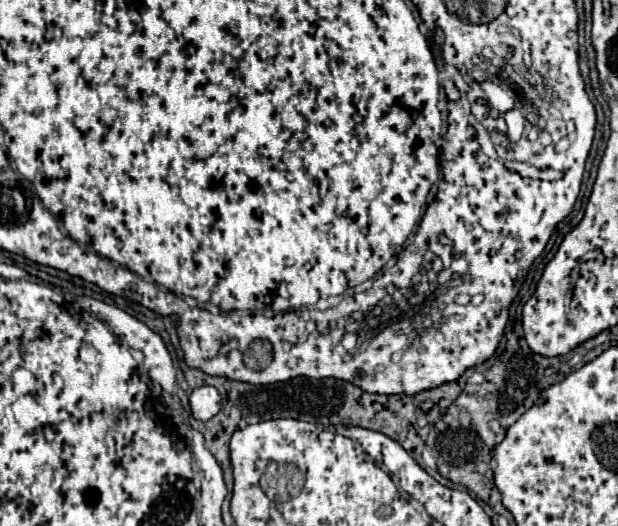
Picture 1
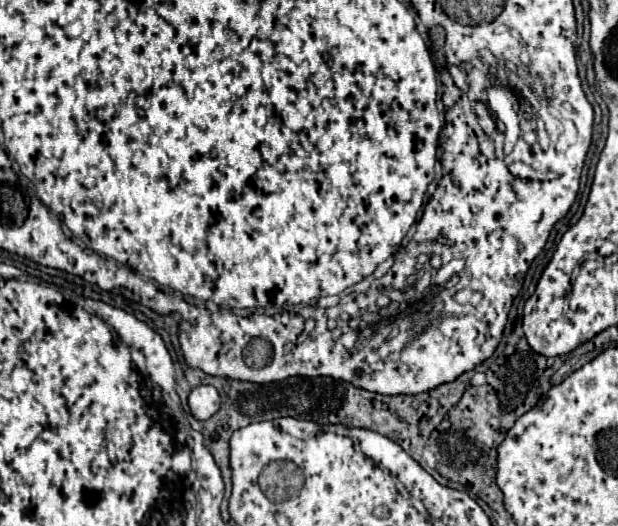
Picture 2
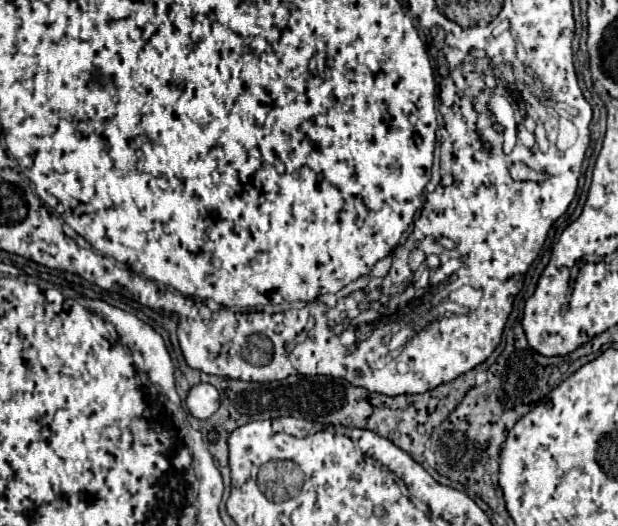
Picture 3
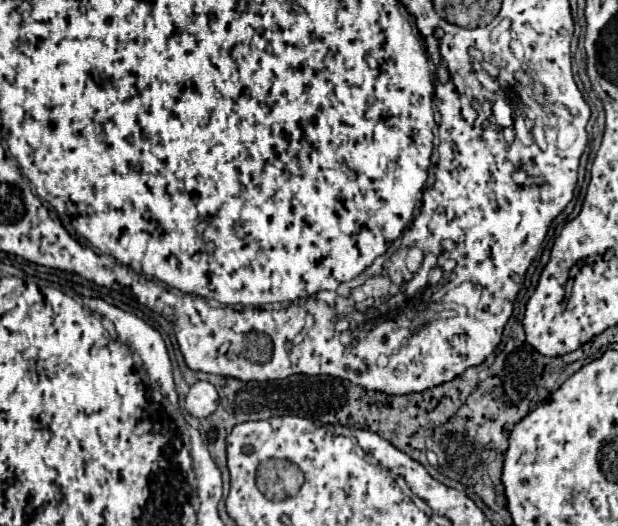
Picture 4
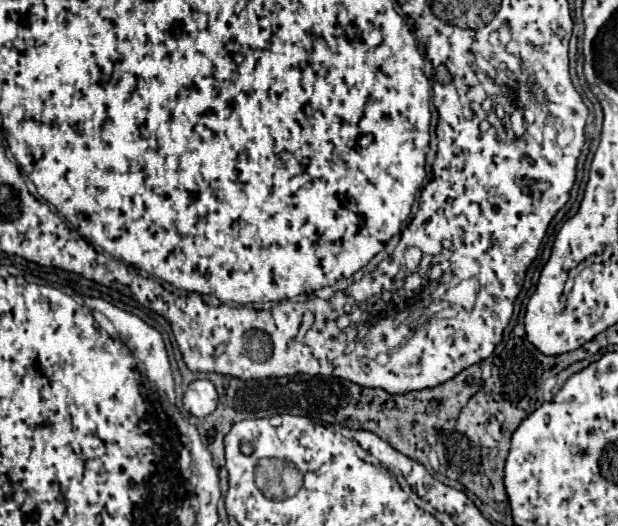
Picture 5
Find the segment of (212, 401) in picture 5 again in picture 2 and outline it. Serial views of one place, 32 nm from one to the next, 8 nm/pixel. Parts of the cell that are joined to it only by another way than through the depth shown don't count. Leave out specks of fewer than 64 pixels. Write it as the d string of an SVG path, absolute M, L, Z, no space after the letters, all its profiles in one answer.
M196 386L188 396L188 406L196 420L208 420L220 408L220 394L214 386Z

